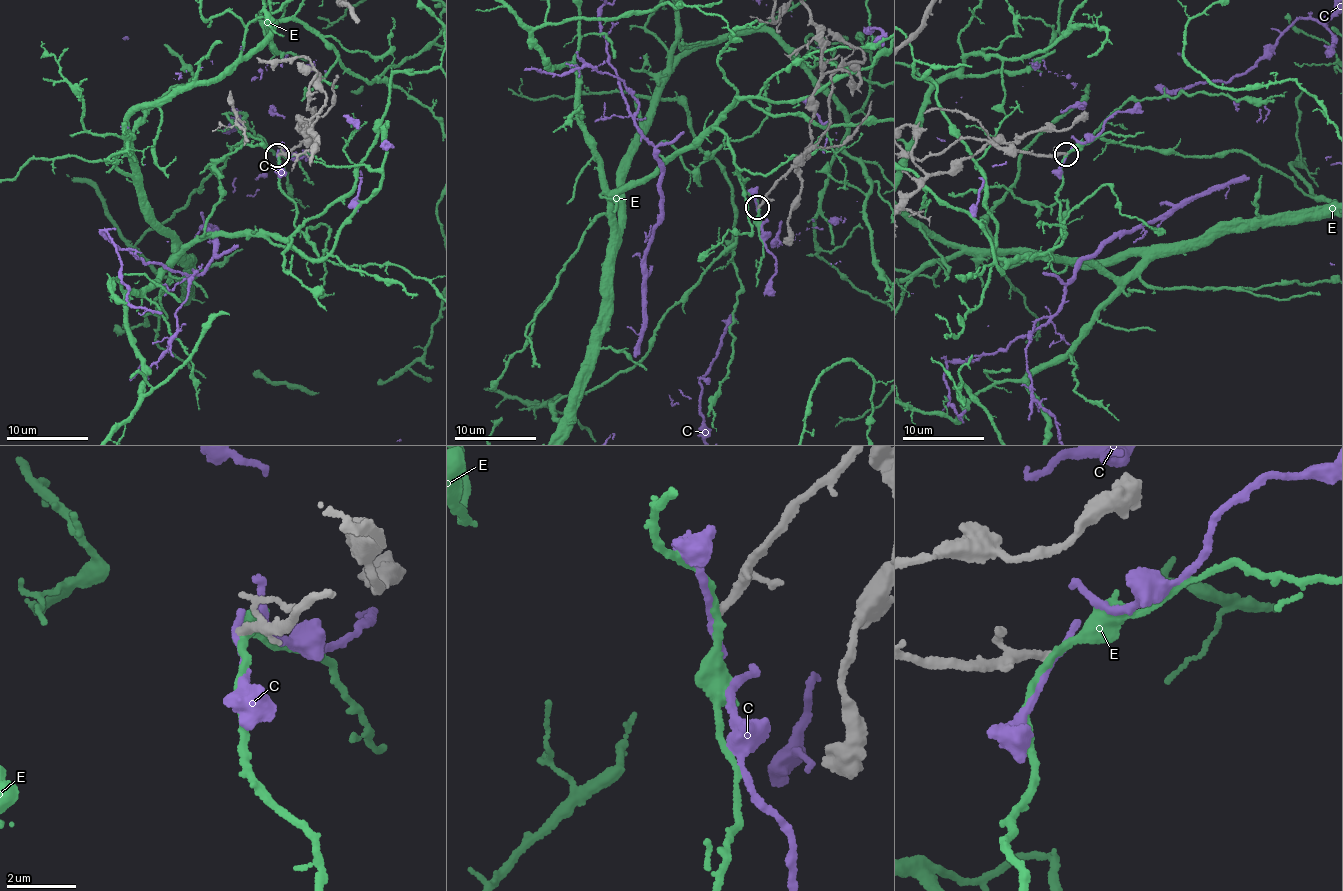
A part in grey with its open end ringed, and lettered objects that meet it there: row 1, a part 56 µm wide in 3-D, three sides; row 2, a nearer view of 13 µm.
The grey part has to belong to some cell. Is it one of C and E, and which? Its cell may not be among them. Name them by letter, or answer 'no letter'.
no letter

